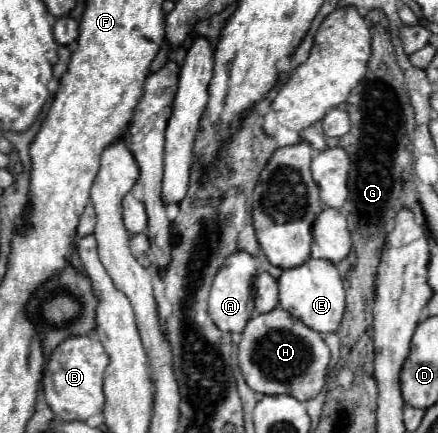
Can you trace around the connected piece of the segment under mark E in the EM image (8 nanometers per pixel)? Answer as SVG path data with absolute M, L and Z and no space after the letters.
M309 259L299 267L285 269L279 277L279 305L317 333L335 333L346 310L346 292L337 267L325 259Z

